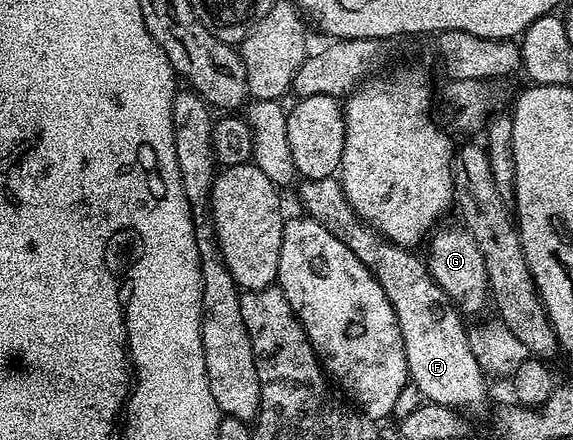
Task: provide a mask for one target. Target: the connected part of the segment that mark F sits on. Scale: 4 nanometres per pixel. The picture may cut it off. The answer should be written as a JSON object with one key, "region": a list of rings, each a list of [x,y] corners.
{"region":[[[338,177],[316,182],[303,180],[298,183],[298,186],[299,202],[307,209],[304,210],[306,217],[312,218],[314,222],[320,222],[325,229],[333,232],[333,236],[337,236],[337,240],[341,240],[341,244],[345,244],[345,248],[349,248],[353,252],[353,256],[357,256],[357,260],[361,260],[361,264],[365,264],[365,268],[369,268],[369,272],[377,280],[377,284],[381,284],[385,296],[389,296],[389,304],[393,304],[393,312],[397,316],[398,327],[401,328],[402,343],[405,344],[407,372],[412,385],[421,391],[426,401],[439,403],[442,406],[466,410],[465,408],[479,405],[487,394],[486,375],[483,374],[475,356],[469,350],[467,329],[465,322],[462,322],[464,319],[460,311],[433,280],[431,273],[427,270],[426,261],[420,255],[418,258],[410,249],[387,241],[372,226],[368,226],[366,222],[360,220],[353,212],[349,200],[345,200],[343,185],[340,184]]]}

